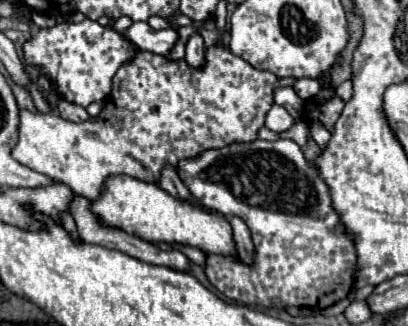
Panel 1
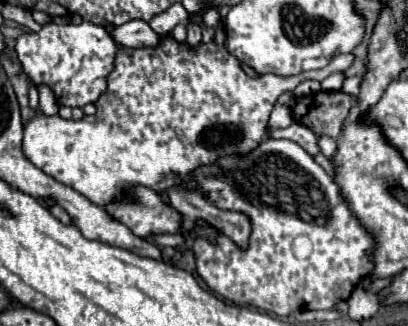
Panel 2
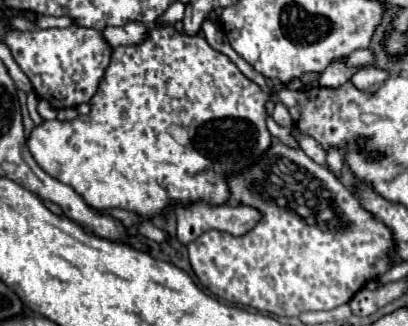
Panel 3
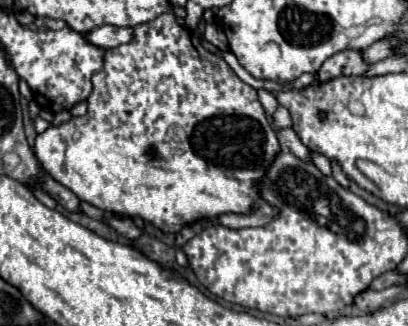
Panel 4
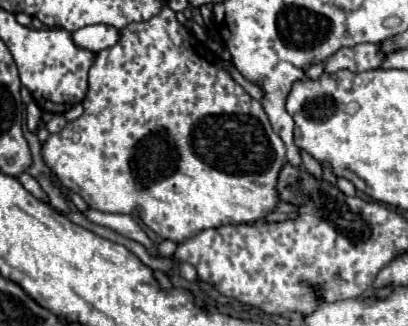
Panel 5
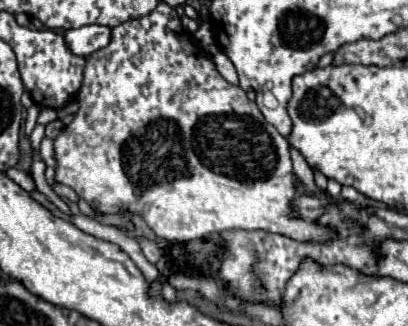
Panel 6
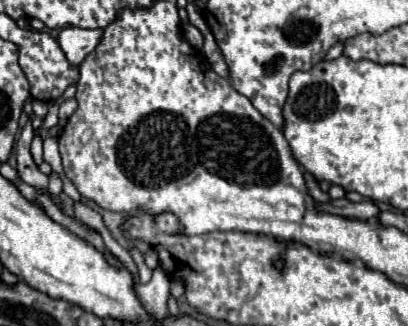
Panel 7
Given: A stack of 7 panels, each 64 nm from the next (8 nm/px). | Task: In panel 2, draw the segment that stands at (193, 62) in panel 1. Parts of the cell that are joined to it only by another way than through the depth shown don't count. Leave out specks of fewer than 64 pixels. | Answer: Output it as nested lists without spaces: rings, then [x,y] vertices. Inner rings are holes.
[[[188,24],[188,46],[190,48],[196,48],[196,46],[200,46],[200,42],[202,42],[202,28],[200,28],[200,24]]]

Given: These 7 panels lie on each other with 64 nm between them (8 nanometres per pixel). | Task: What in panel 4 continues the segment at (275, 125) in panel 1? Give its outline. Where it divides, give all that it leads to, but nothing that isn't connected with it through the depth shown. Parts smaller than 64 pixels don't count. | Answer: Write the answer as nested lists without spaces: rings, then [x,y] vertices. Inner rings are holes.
[[[278,107],[276,109],[276,112],[274,112],[274,124],[276,124],[276,128],[292,126],[292,120],[290,120],[290,114],[288,114],[286,108]]]

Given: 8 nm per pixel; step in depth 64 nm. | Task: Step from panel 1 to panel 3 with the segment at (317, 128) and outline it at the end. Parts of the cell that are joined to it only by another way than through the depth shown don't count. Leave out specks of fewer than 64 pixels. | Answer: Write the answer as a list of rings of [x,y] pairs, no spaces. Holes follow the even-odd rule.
[[[328,148],[326,150],[326,162],[328,162],[330,170],[338,174],[342,170],[342,166],[344,166],[344,156],[342,156],[342,152],[338,148]]]

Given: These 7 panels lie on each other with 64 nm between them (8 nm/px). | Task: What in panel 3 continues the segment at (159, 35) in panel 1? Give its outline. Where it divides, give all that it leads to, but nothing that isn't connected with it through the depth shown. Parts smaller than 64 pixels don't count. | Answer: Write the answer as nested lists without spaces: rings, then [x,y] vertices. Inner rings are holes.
[[[128,22],[118,28],[108,26],[104,30],[104,38],[114,48],[116,46],[134,46],[134,44],[142,44],[148,38],[148,28],[142,22]]]

